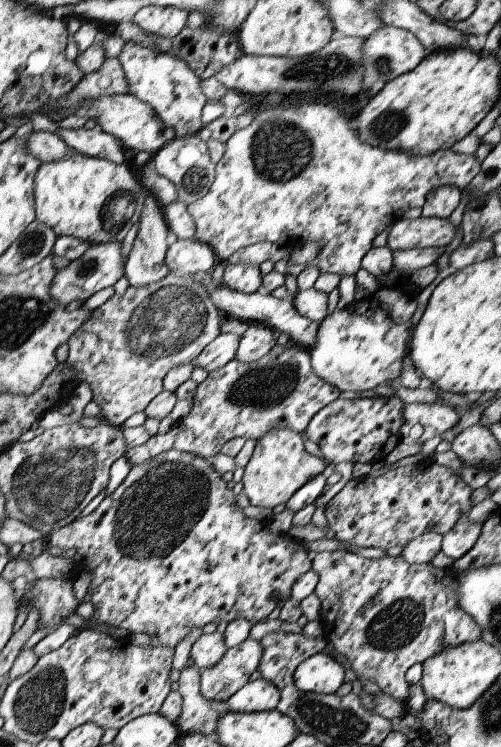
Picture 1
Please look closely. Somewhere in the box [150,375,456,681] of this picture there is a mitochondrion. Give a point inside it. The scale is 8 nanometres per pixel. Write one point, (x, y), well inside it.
(396, 627)

